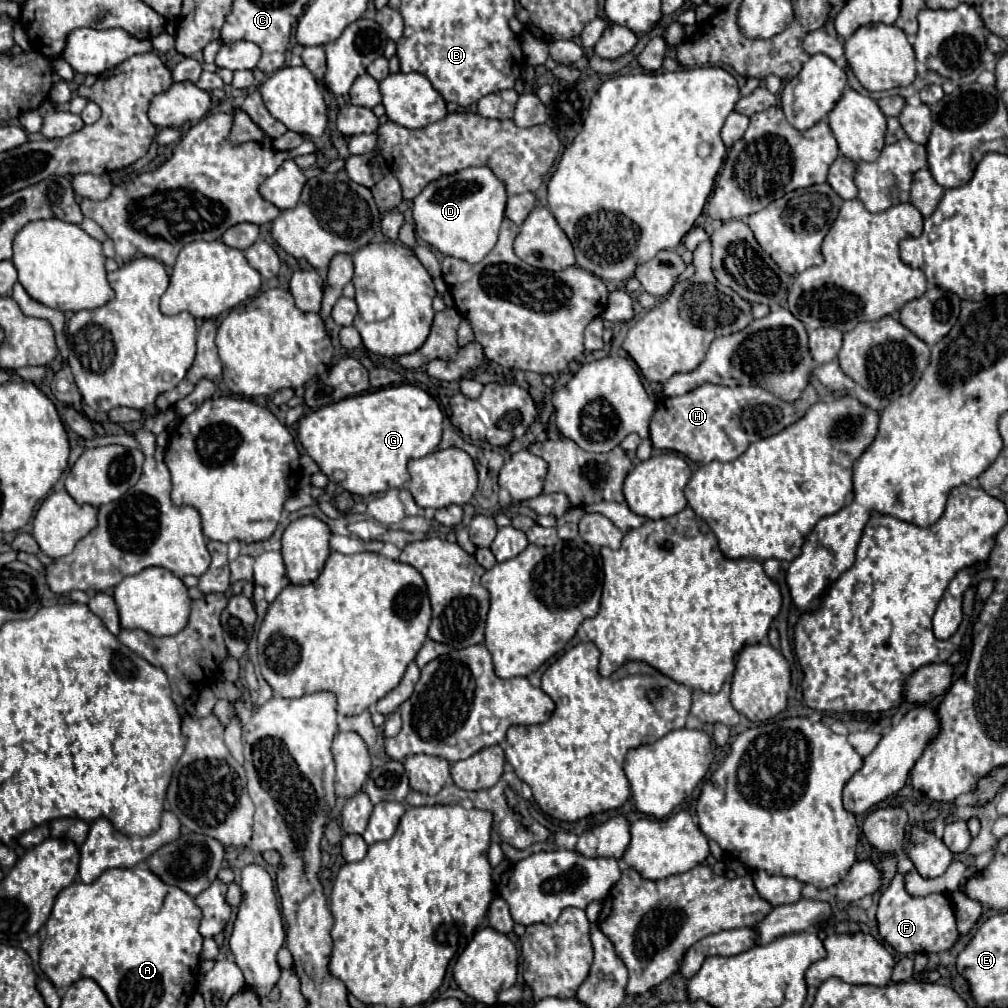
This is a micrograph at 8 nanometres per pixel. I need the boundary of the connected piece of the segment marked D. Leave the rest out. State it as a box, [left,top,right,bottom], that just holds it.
[413,167,507,263]

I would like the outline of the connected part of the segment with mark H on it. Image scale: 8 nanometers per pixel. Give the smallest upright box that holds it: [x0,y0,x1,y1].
[651,383,819,463]

